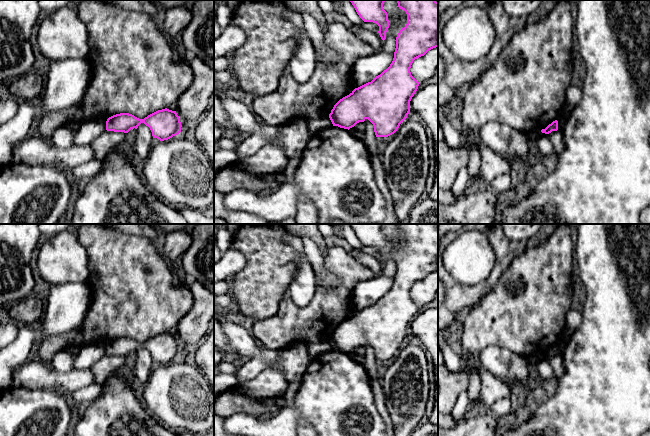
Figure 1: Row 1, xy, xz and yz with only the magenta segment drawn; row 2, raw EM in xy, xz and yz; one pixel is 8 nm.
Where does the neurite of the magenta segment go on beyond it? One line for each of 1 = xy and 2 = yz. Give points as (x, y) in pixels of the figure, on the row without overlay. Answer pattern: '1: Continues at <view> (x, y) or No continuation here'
1: No continuation here
2: No continuation here

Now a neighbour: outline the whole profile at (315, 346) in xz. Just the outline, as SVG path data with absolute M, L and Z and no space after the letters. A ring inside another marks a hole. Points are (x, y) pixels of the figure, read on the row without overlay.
M311 337L305 340L305 345L309 355L316 357L320 354L333 350L329 340L321 337Z

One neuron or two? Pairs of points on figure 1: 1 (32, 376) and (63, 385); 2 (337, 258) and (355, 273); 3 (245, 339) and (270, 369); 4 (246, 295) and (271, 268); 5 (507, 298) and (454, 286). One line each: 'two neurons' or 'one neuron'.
1: one neuron
2: one neuron
3: one neuron
4: one neuron
5: two neurons

